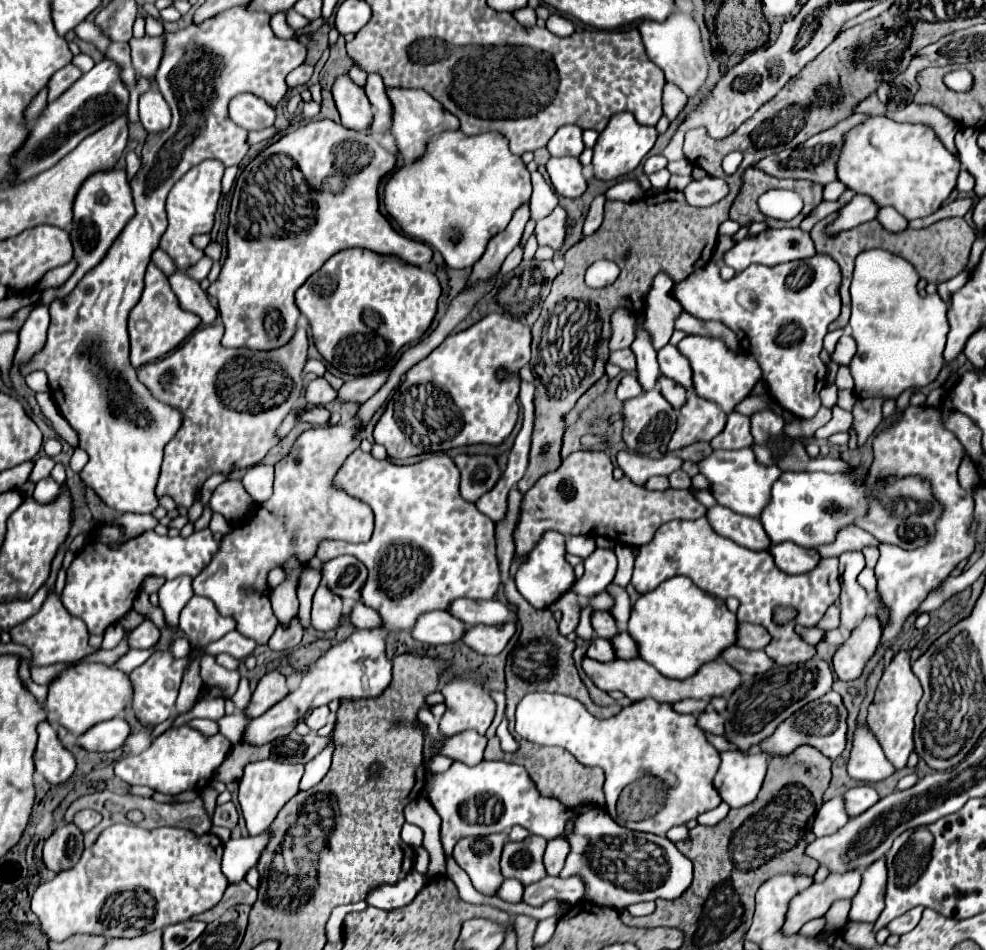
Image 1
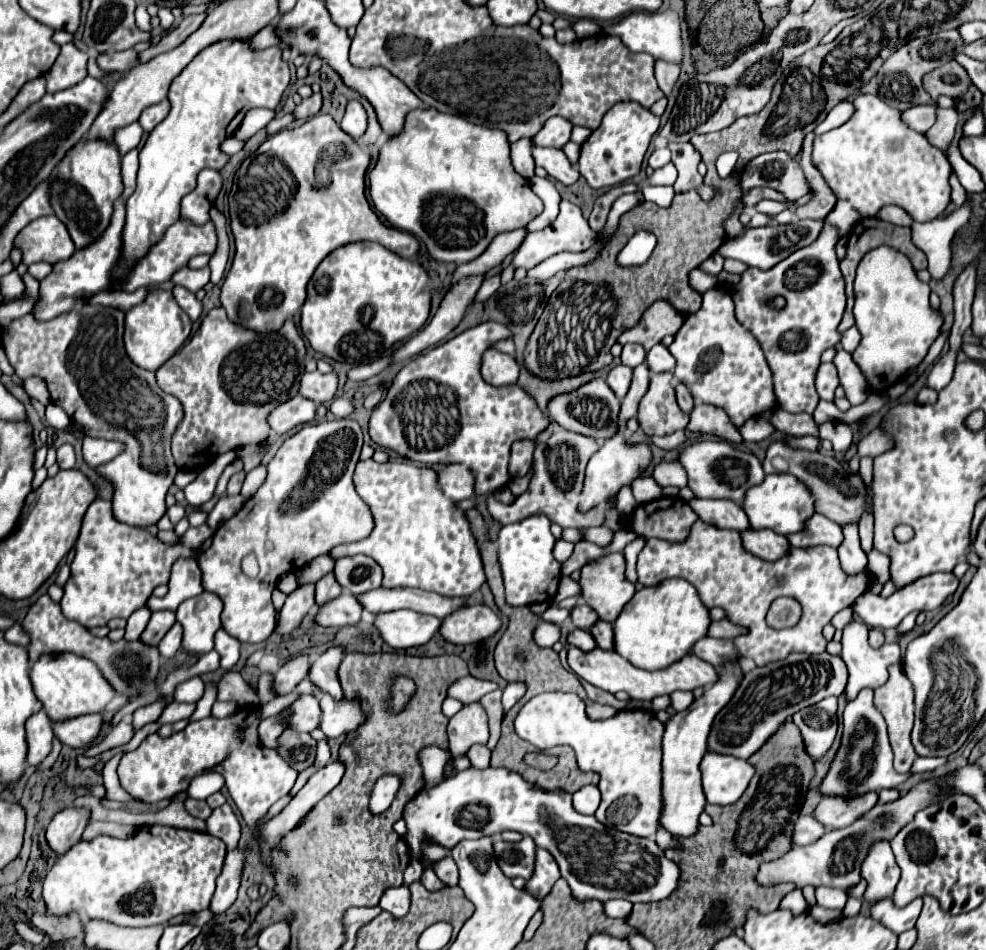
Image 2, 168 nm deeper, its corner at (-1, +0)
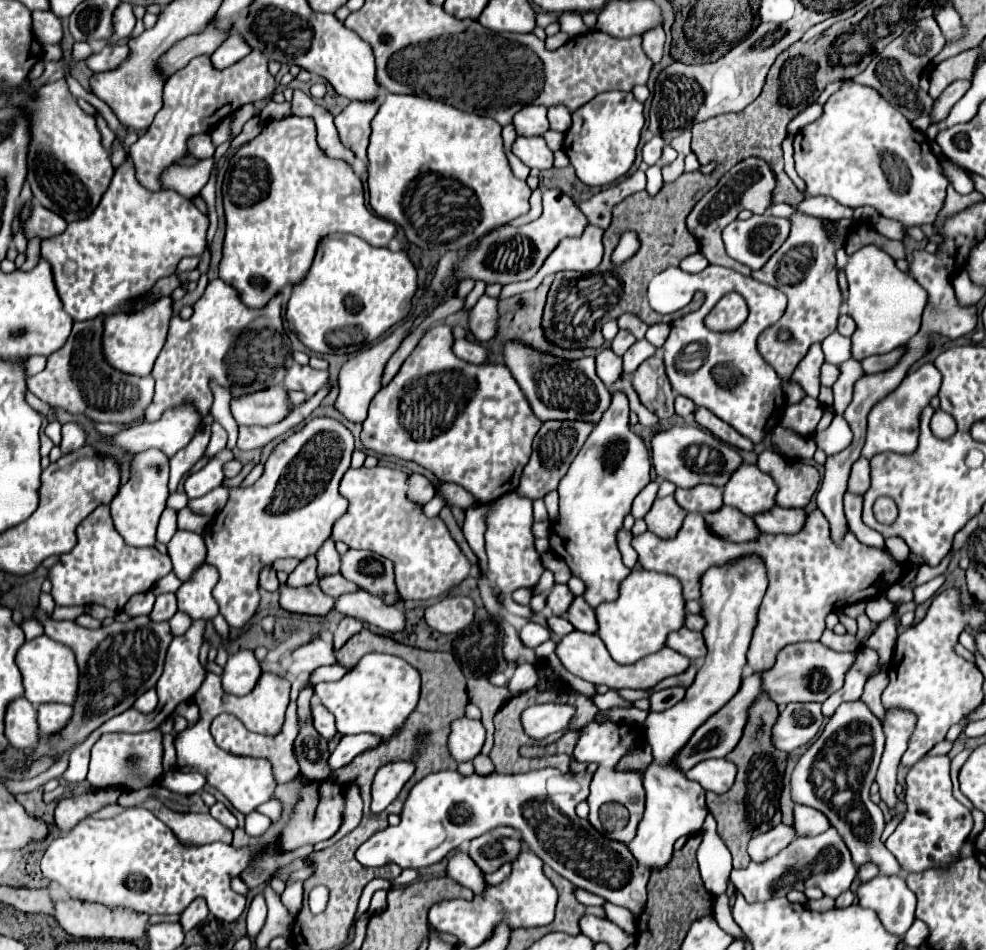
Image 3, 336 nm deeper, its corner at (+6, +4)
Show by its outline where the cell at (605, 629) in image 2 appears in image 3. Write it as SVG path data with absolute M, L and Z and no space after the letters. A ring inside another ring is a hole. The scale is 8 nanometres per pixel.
M578 596L574 600L574 604L570 606L568 612L568 620L570 624L586 634L596 634L598 632L598 624L596 624L596 612L582 600L582 596Z

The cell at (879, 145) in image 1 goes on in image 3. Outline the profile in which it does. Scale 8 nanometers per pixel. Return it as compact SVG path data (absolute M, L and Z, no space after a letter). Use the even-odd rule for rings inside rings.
M844 82L842 88L830 96L824 104L824 114L814 124L802 128L794 138L796 172L806 182L808 196L830 196L838 204L848 208L872 206L882 216L902 222L904 226L922 226L936 220L938 210L946 198L948 178L940 160L930 152L930 142L924 132L910 126L904 114L900 114L888 100L884 100L874 88Z

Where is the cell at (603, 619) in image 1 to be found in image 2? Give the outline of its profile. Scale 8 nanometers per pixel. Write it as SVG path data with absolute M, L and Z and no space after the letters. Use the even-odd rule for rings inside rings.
M579 602L573 610L571 610L571 620L577 628L581 630L589 630L595 622L597 622L597 614L593 612L593 608L589 608L585 602Z

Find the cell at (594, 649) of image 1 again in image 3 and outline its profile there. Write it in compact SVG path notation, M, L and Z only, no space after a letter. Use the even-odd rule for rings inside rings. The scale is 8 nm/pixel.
M550 616L548 618L548 626L558 636L566 636L566 634L570 634L574 630L574 626L566 618L560 618L560 616Z

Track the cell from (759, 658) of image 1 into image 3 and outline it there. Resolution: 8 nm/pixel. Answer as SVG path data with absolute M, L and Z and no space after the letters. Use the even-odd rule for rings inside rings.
M686 626L680 628L678 632L672 632L666 640L666 646L680 652L682 656L688 656L690 660L706 656L706 644L704 644L702 632L688 630Z

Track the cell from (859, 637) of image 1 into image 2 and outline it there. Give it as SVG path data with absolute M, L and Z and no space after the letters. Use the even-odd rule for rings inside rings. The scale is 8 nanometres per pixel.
M937 572L937 574L929 574L929 576L921 576L921 580L913 580L913 584L907 584L905 588L897 590L893 596L889 598L881 598L879 594L871 594L865 592L863 596L859 596L857 604L853 604L853 612L871 628L895 628L899 626L899 622L913 610L933 610L937 606L941 606L945 602L945 598L949 594L953 594L957 590L957 578L953 572Z

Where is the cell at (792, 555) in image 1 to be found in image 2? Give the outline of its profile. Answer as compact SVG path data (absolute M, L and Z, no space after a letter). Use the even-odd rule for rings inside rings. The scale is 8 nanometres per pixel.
M747 528L745 532L741 532L741 542L747 552L751 552L757 558L763 558L767 562L779 560L789 550L787 538L777 532L769 532L769 530Z

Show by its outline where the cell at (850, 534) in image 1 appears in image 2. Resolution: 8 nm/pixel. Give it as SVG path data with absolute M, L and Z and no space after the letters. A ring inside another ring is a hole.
M813 514L805 522L805 528L799 534L789 536L787 540L791 546L797 546L797 548L819 546L819 544L829 544L829 546L837 548L843 542L843 534L841 534L839 524L835 524L833 520L829 520L821 514Z

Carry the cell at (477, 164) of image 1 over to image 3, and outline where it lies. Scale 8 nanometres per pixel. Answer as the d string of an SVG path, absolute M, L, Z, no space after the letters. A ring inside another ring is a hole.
M386 94L384 104L372 120L368 146L368 190L372 210L402 226L406 238L422 250L454 252L470 246L488 230L506 224L530 210L530 188L518 180L504 156L498 122L462 112L454 106L420 98Z

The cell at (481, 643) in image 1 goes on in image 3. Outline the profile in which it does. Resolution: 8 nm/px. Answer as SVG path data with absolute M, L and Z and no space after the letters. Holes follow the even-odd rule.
M446 596L426 608L426 624L440 634L454 634L464 630L474 620L474 602L466 596Z

